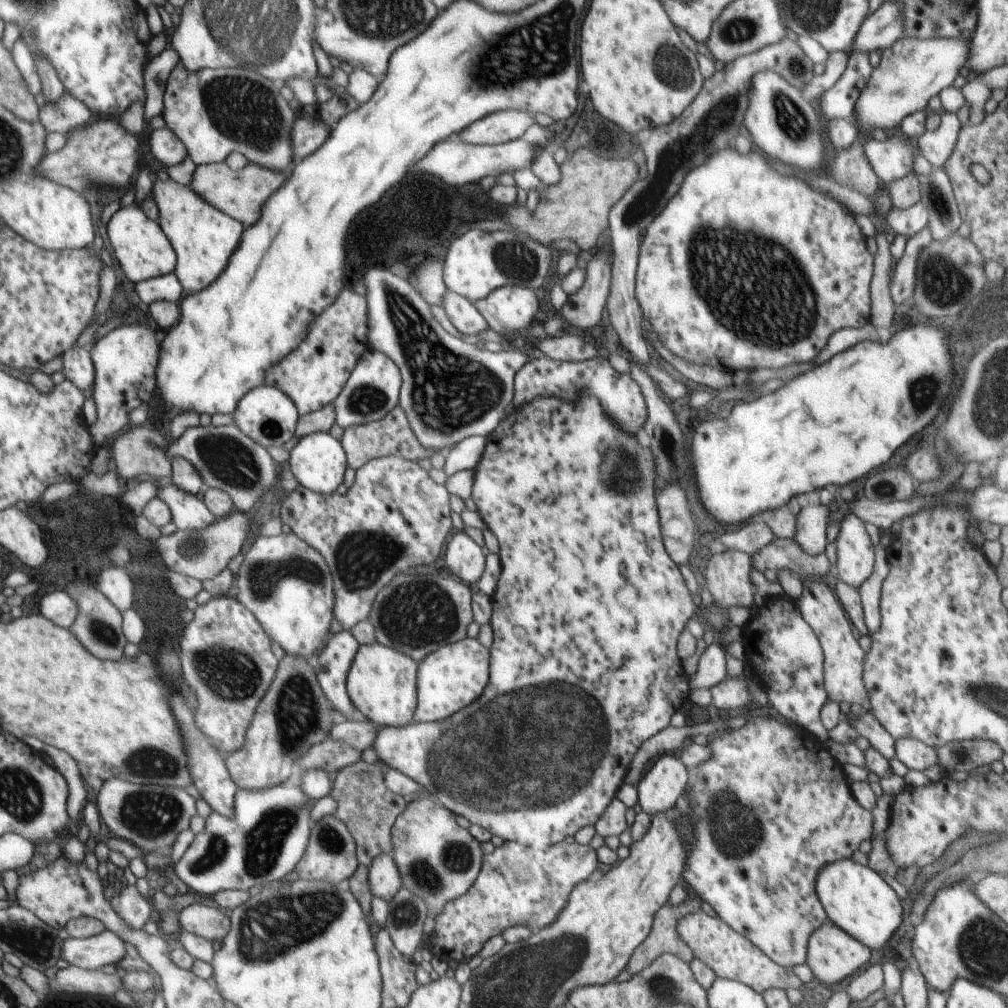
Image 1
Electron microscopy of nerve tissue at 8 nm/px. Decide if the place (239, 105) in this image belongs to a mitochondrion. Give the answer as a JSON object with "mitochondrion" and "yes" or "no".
{"mitochondrion":"yes"}

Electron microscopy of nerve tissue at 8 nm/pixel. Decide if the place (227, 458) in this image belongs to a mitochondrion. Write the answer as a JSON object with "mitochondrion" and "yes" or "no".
{"mitochondrion":"yes"}

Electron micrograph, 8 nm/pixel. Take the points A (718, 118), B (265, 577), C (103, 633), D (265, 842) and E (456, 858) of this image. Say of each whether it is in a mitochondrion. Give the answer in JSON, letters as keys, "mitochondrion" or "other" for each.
{"A":"mitochondrion","B":"mitochondrion","C":"mitochondrion","D":"mitochondrion","E":"mitochondrion"}

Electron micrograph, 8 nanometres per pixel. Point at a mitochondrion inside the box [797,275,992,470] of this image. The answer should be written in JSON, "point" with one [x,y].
{"point":[923,392]}

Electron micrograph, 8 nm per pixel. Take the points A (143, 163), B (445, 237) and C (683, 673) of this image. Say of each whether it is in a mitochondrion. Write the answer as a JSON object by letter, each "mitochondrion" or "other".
{"A":"other","B":"other","C":"other"}

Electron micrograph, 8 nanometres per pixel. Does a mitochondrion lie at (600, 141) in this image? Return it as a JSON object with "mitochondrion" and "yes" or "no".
{"mitochondrion":"no"}

